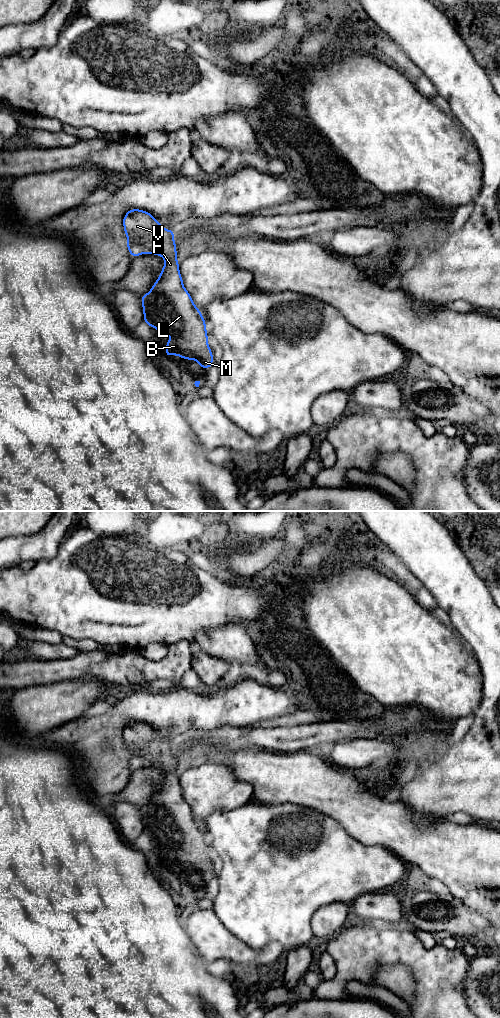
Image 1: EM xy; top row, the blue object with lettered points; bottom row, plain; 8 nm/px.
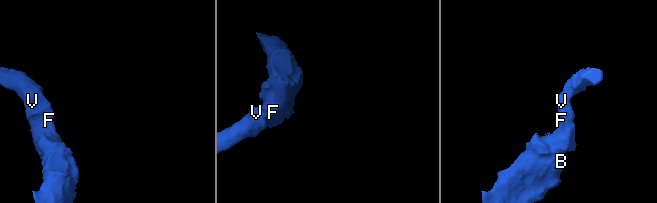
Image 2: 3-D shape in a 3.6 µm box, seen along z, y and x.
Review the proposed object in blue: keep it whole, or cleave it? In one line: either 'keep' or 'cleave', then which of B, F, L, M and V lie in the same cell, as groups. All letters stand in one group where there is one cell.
keep; B F L M V

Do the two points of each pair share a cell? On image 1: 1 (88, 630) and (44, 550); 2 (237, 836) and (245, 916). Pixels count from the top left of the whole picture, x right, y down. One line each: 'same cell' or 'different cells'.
1: different cells
2: same cell

